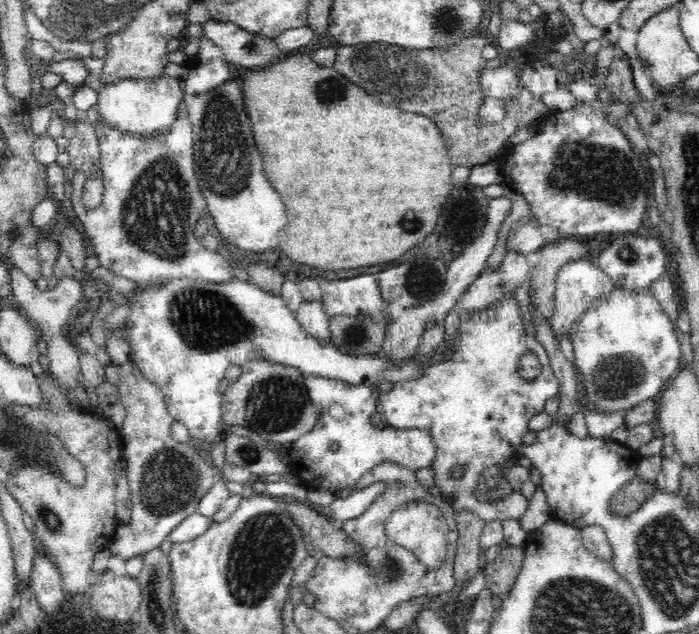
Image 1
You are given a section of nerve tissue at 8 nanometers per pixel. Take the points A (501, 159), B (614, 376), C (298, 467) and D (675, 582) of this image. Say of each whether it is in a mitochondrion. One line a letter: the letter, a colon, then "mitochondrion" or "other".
A: other
B: mitochondrion
C: other
D: mitochondrion

